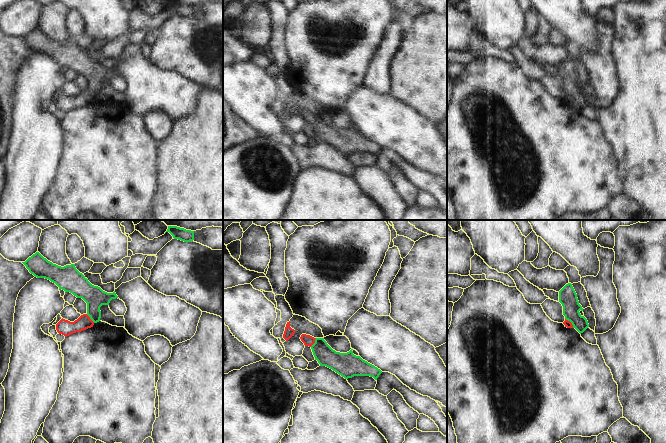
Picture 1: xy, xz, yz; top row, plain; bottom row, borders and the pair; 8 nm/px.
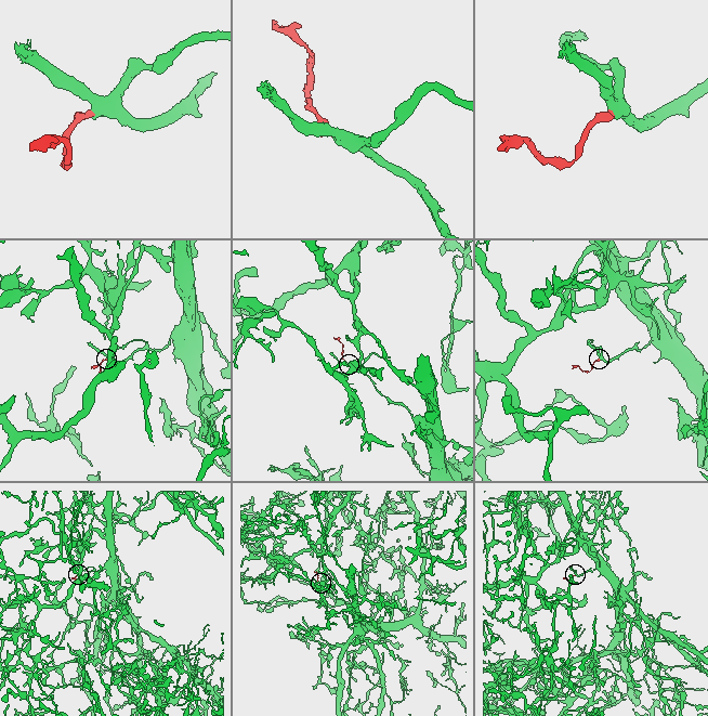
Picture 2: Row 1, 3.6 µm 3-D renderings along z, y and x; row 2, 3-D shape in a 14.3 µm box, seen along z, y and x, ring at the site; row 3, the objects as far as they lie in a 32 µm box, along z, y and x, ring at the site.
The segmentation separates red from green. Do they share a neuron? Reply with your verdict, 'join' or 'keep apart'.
join

